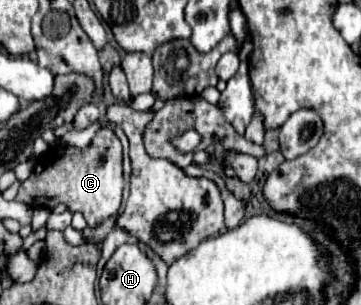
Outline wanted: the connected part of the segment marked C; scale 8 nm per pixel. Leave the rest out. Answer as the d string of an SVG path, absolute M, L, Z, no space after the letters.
M98 129L90 145L84 149L76 147L52 147L44 157L38 159L30 177L20 185L16 201L30 207L52 209L58 203L70 207L70 211L80 211L86 217L90 229L96 229L106 219L114 217L122 203L122 147L114 131Z

